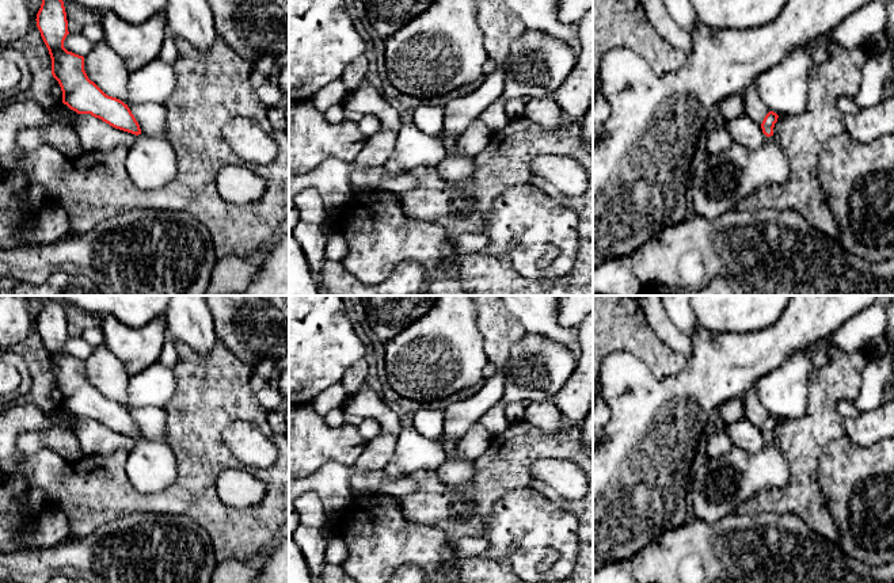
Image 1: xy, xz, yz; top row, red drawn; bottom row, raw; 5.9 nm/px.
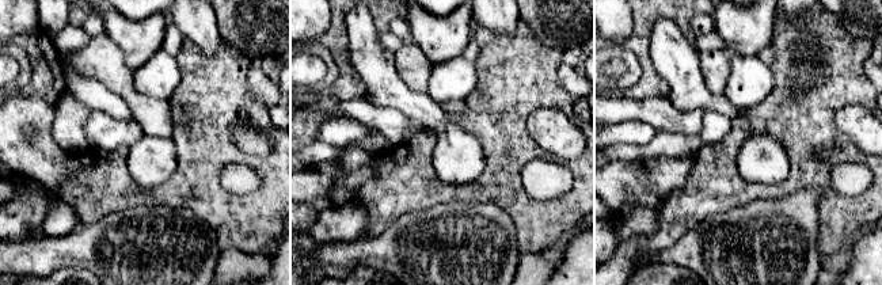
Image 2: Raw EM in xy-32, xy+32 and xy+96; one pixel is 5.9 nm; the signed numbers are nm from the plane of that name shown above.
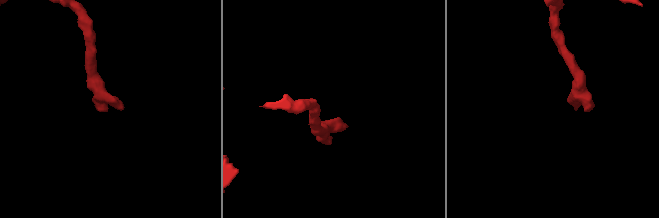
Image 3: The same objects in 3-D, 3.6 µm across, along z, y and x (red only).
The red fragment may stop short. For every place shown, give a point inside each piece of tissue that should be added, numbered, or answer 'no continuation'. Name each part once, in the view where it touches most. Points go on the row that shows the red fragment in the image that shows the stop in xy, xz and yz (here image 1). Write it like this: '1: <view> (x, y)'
1: yz (719, 182)

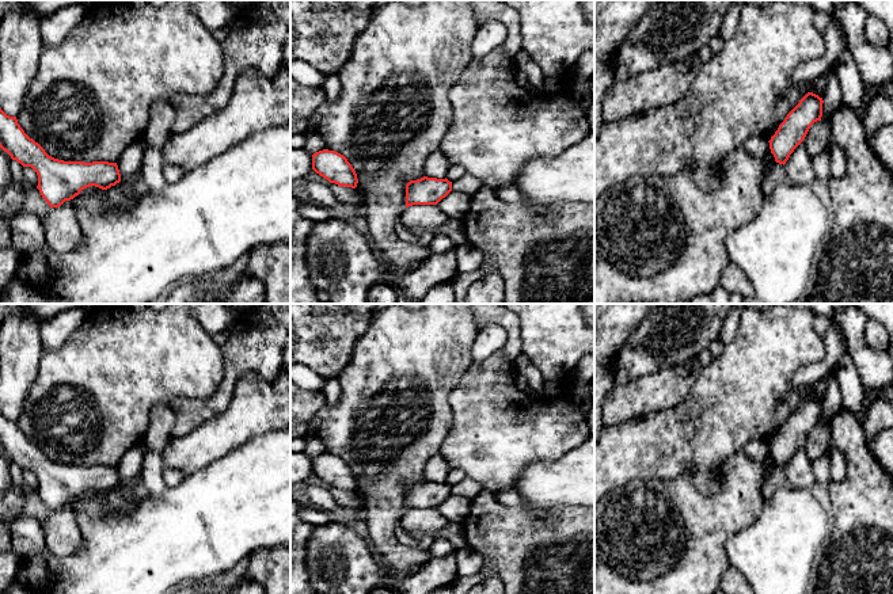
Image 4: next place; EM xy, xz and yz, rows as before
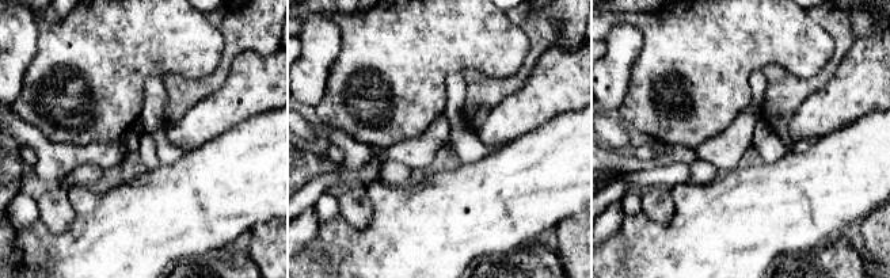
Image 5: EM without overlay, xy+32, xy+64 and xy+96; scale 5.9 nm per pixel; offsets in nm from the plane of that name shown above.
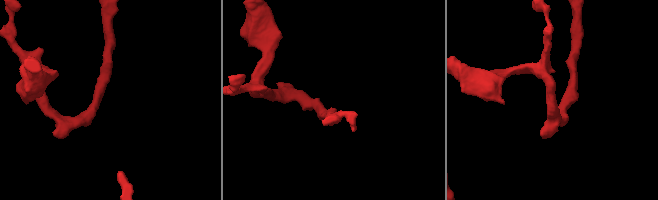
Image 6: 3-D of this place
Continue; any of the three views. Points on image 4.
no continuation

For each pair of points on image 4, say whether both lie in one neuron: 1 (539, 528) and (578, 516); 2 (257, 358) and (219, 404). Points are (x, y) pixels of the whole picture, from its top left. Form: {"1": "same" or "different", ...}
{"1": "same", "2": "same"}

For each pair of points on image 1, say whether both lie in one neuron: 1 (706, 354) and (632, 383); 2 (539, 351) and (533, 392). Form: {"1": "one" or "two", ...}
{"1": "one", "2": "one"}

